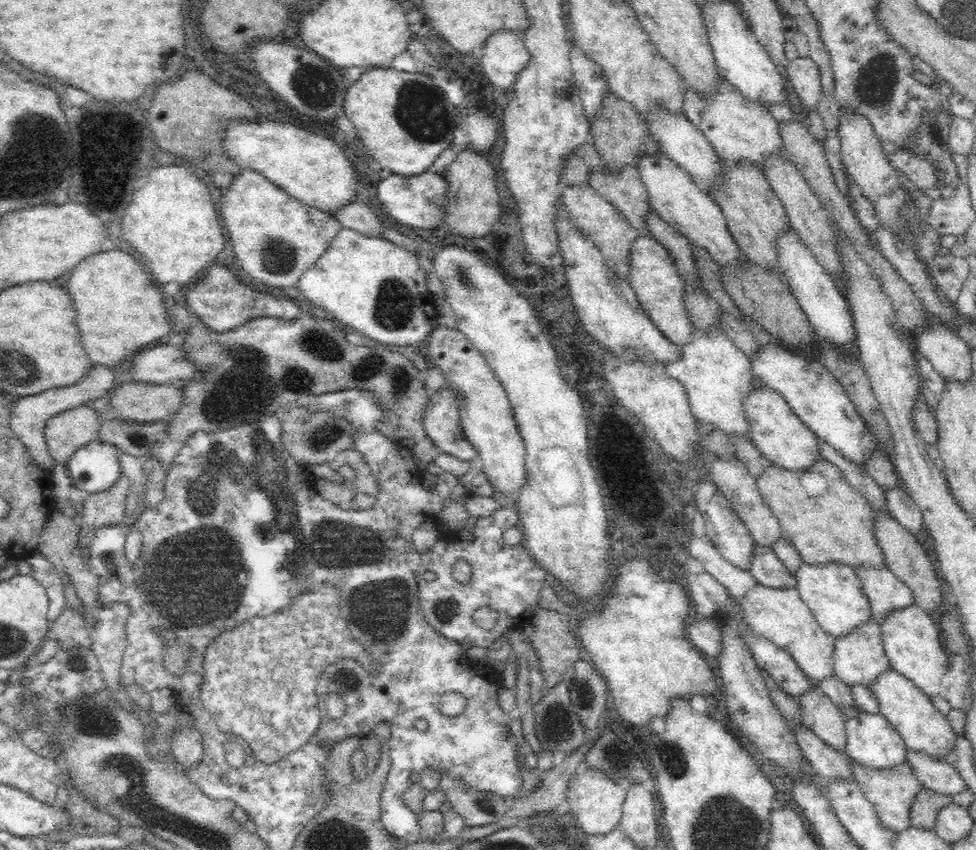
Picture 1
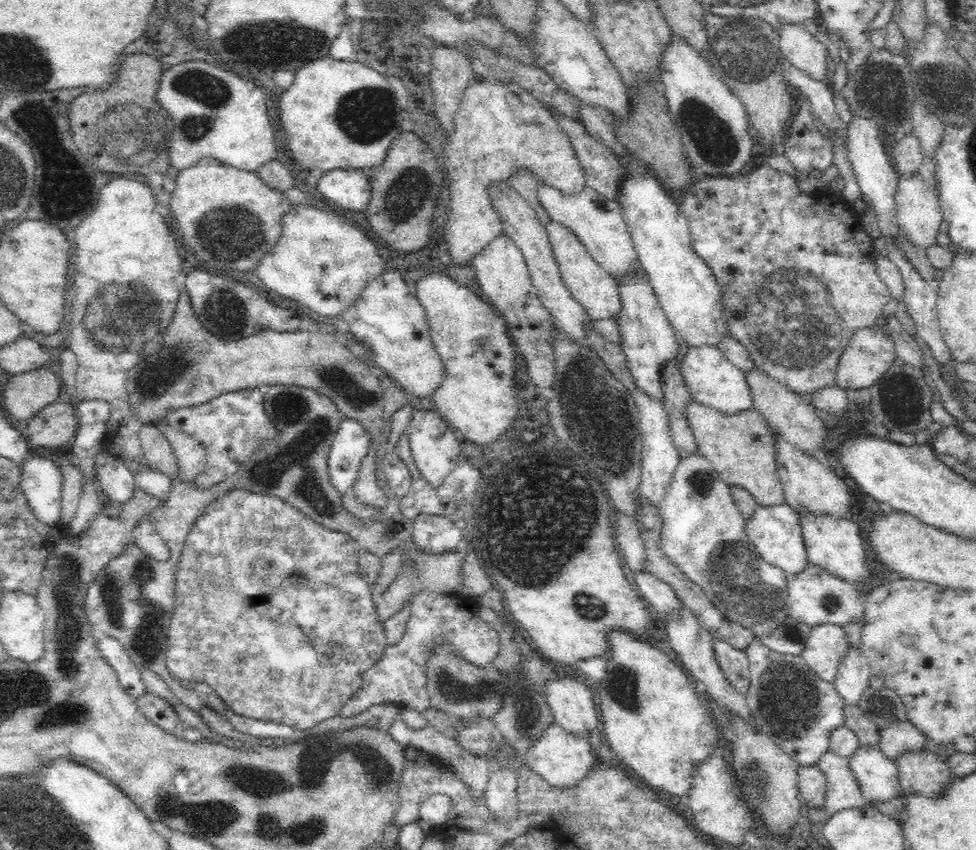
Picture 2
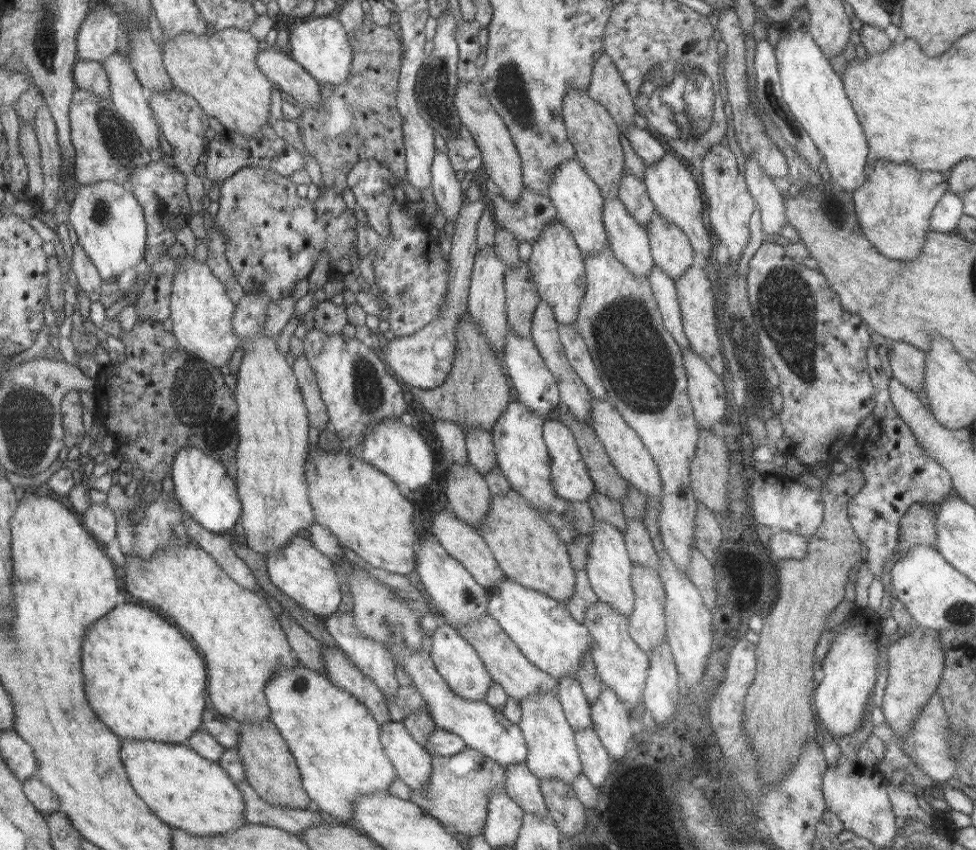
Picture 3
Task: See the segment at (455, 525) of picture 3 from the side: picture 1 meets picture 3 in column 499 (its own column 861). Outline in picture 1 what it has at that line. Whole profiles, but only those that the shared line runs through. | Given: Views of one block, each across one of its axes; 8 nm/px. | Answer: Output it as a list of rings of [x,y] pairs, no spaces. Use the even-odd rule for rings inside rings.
[[[856,568],[856,576],[872,604],[872,616],[878,624],[884,624],[886,616],[896,608],[908,608],[916,604],[914,592],[906,582],[900,582],[888,568]]]

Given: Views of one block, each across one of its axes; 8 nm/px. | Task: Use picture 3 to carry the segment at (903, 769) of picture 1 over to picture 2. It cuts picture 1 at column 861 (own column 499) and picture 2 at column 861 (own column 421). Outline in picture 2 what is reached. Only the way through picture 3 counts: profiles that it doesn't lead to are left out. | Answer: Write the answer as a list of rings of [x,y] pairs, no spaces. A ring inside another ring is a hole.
[[[828,750],[824,756],[820,756],[818,768],[826,776],[826,800],[822,804],[822,812],[828,818],[844,808],[862,808],[868,804],[846,756]]]

